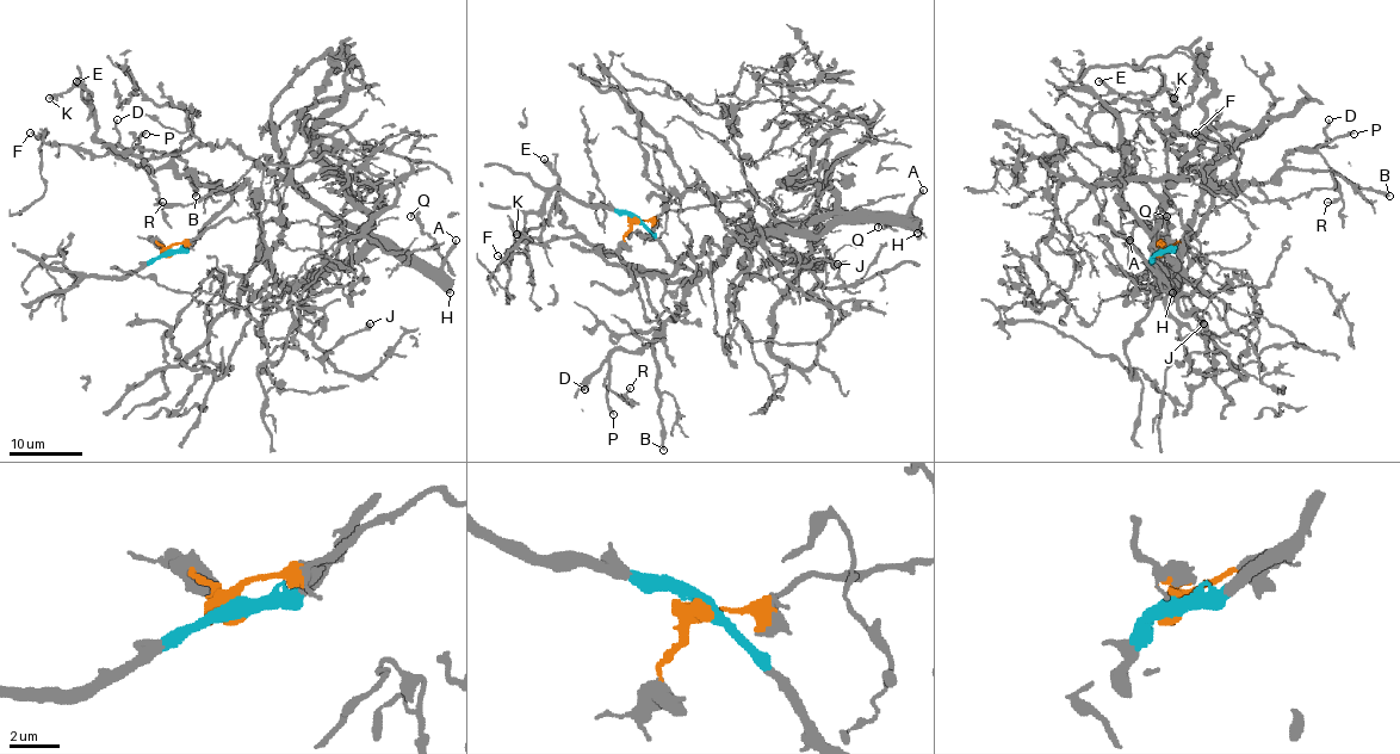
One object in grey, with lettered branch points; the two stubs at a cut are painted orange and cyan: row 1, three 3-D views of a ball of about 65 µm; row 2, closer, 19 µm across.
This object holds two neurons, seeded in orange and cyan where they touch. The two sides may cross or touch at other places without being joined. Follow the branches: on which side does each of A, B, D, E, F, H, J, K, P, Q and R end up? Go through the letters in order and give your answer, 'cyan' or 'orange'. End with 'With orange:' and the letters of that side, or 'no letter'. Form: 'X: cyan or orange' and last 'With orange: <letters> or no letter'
A: cyan
B: cyan
D: cyan
E: cyan
F: cyan
H: cyan
J: cyan
K: cyan
P: cyan
Q: cyan
R: cyan
With orange: no letter

